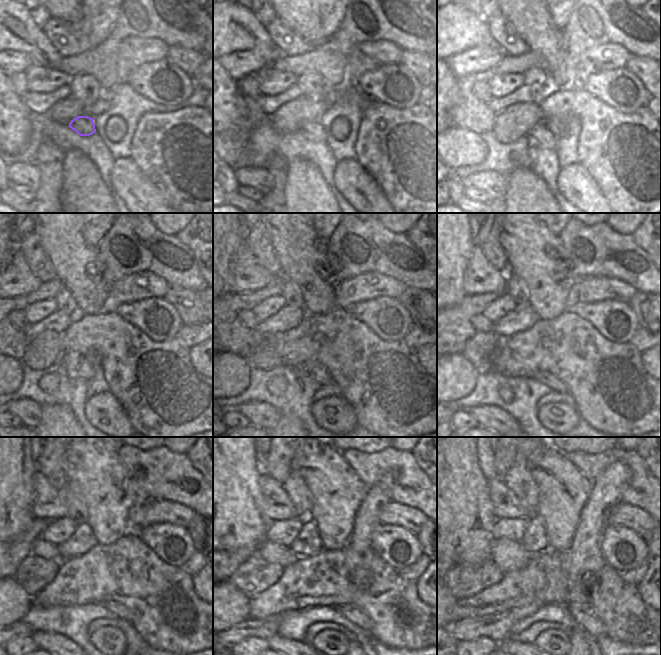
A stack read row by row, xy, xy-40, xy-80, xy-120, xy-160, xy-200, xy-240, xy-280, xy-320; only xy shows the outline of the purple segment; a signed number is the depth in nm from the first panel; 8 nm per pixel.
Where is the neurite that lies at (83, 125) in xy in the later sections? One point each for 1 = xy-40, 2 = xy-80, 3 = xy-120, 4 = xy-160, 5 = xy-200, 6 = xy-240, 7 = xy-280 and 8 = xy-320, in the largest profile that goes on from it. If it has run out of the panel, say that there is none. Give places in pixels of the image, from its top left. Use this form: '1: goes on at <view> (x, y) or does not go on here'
1: goes on at xy-40 (313, 131)
2: goes on at xy-80 (539, 135)
3: goes on at xy-120 (87, 365)
4: goes on at xy-160 (310, 368)
5: goes on at xy-200 (554, 383)
6: goes on at xy-240 (119, 610)
7: goes on at xy-280 (355, 614)
8: goes on at xy-320 (584, 616)

